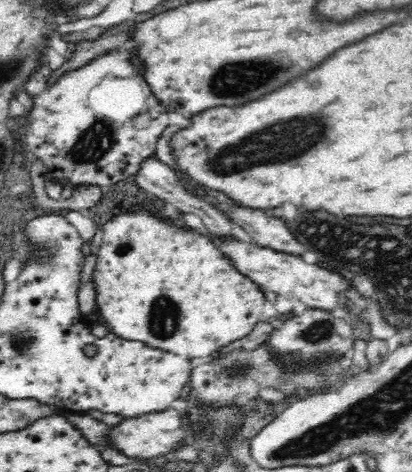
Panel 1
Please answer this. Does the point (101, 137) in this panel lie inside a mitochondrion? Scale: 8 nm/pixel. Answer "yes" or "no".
yes

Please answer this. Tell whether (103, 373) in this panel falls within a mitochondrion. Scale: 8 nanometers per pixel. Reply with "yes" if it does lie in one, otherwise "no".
no

